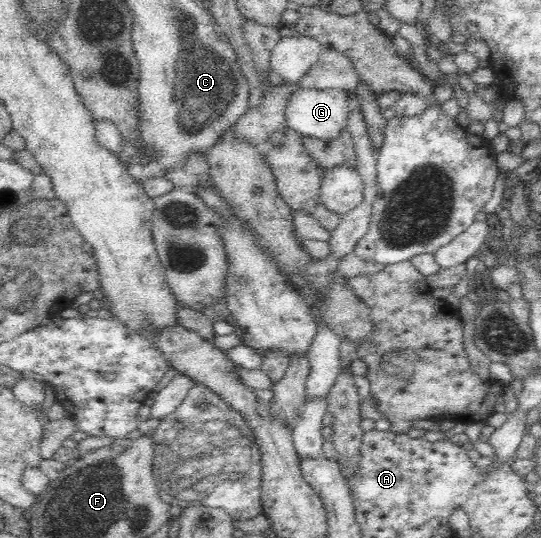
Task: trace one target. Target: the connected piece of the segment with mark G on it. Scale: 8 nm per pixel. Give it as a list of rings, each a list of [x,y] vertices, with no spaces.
[[[296,88],[288,104],[284,108],[285,127],[301,134],[302,137],[316,138],[317,140],[328,141],[337,138],[340,132],[345,129],[346,118],[354,105],[352,92],[342,89],[329,88],[316,90],[315,88]]]

